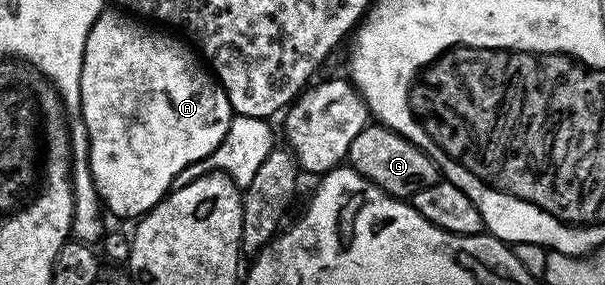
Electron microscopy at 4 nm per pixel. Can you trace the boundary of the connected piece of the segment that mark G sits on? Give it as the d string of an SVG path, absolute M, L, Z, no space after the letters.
M379 124L364 126L362 132L354 136L346 162L363 178L385 190L391 198L410 200L418 192L422 192L422 188L430 188L442 178L440 169L429 154L422 152L422 148L418 148L398 132Z

